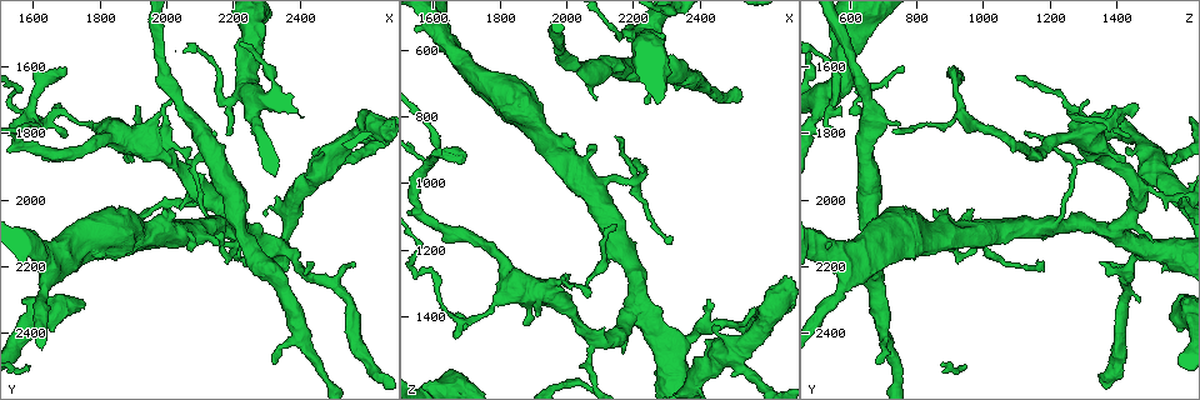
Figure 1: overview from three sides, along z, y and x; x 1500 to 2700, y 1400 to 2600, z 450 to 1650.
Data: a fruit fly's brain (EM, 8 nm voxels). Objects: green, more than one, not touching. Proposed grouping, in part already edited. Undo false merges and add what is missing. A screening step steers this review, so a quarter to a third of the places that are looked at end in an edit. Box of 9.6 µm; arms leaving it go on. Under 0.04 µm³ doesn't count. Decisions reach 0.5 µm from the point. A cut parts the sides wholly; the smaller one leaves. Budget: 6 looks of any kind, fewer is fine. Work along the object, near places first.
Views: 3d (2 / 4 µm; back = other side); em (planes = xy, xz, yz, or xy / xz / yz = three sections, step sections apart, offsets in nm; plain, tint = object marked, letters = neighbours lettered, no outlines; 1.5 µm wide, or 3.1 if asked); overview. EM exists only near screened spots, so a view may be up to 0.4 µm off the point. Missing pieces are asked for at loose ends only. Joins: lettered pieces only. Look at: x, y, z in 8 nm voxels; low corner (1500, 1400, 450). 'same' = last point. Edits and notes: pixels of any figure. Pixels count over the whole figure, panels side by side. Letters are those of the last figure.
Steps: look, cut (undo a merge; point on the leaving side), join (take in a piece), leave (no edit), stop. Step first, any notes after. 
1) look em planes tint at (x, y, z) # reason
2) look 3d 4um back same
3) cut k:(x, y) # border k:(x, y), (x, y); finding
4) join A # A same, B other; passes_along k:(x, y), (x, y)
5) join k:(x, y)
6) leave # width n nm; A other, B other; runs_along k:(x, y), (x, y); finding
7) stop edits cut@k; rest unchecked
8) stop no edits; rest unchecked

look 3d 4um back at (1700, 1600, 900) # an open end

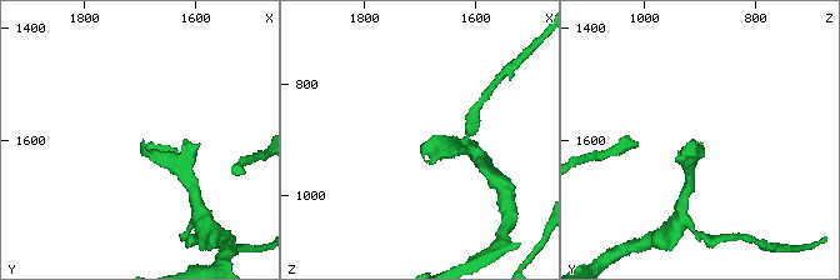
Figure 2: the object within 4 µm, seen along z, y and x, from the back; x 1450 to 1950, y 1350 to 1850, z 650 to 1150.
look em xy step 4 letters at (1695, 1600, 910)

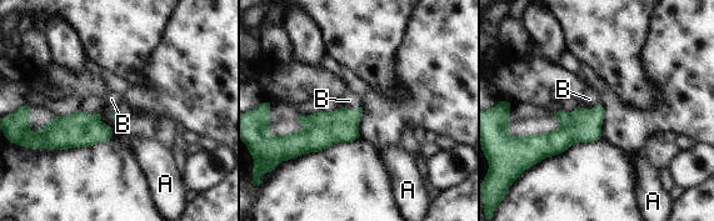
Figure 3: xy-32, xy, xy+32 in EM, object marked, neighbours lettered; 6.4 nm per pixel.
look em planes letters same

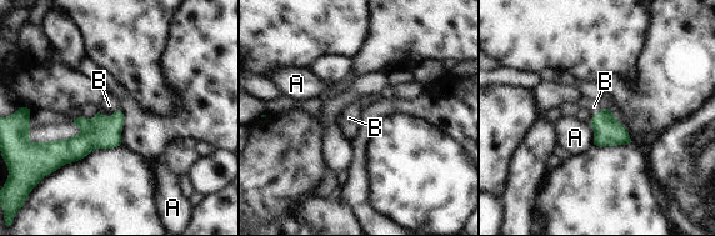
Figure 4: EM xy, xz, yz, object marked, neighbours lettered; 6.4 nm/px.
join B # width 190 nm; A other, B same; the neuron continues

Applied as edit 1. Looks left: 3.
look overview # redraw

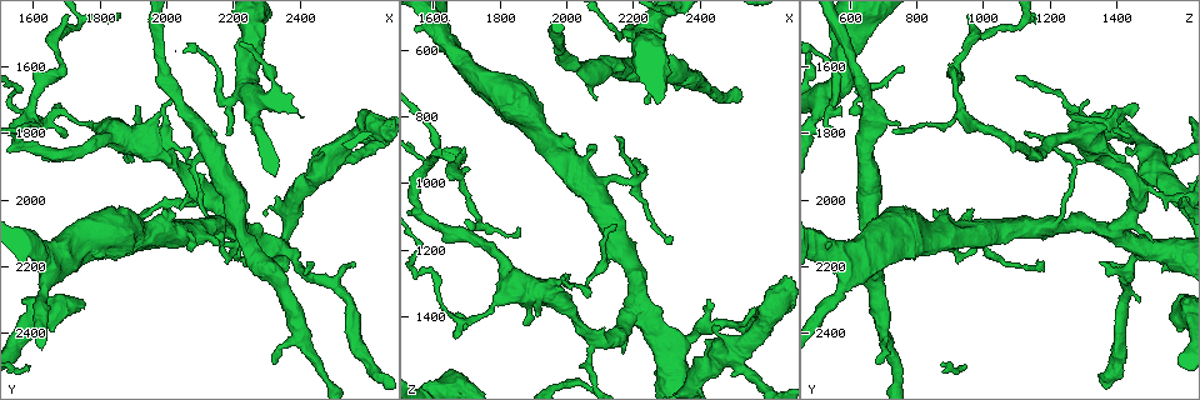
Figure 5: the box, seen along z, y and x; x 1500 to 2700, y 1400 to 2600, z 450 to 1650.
look em planes letters at (2260, 1650, 600)

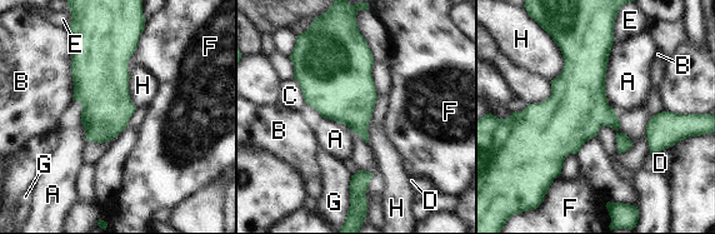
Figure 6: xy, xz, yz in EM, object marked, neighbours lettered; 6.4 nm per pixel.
leave # A other, B other, C other, D other, E other, F other, G other, H other; border 6:(615, 39), (605, 81), (615, 111); one neuron here

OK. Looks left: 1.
stop edits join@4; rest unchecked

